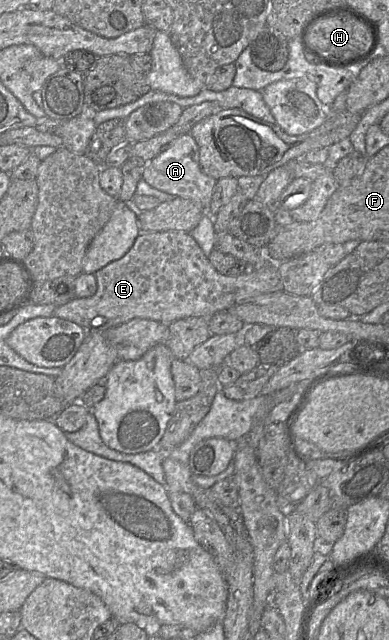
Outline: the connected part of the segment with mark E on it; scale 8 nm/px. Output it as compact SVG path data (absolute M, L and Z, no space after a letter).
M161 231L161 232L149 232L143 233L141 232L138 237L136 238L133 246L130 250L120 259L115 260L95 272L95 277L97 281L97 291L91 297L86 298L77 298L75 297L68 303L56 307L54 310L53 316L65 319L67 321L71 321L76 323L77 325L81 326L84 330L86 330L86 334L89 333L103 333L104 331L119 326L123 323L126 323L134 318L142 318L142 319L149 319L158 321L165 324L170 324L175 320L183 319L187 317L204 317L208 318L215 313L221 311L227 311L233 305L246 301L248 299L268 294L274 293L281 289L281 279L279 277L278 272L278 263L272 263L264 268L259 270L253 270L249 268L246 272L238 276L225 276L219 273L210 263L208 258L204 255L202 249L199 247L197 242L193 239L193 237L188 232L180 232L180 231Z

